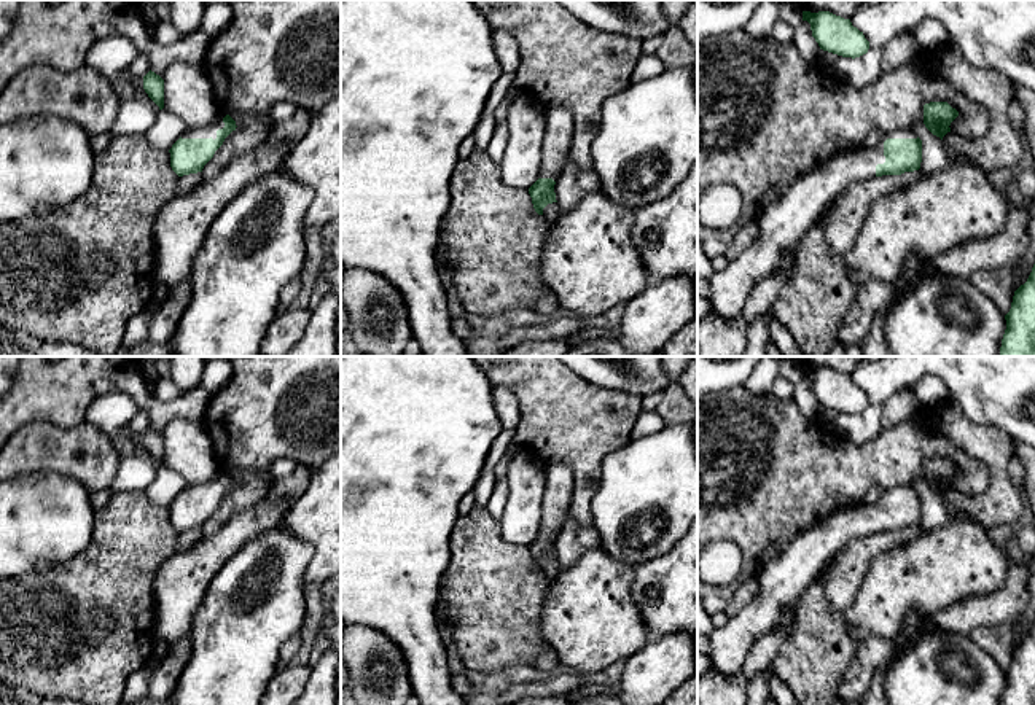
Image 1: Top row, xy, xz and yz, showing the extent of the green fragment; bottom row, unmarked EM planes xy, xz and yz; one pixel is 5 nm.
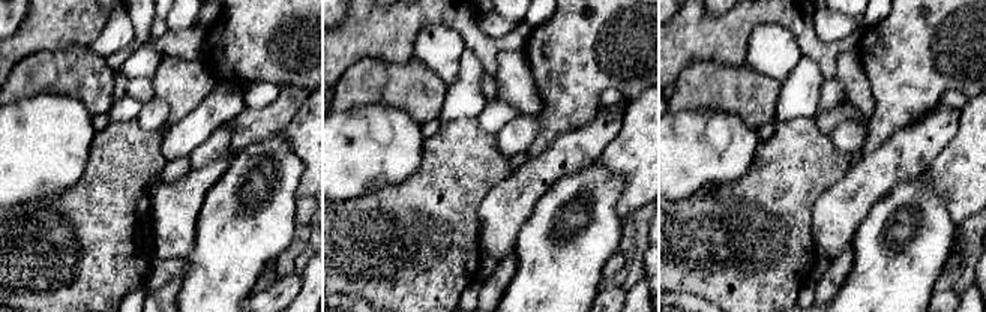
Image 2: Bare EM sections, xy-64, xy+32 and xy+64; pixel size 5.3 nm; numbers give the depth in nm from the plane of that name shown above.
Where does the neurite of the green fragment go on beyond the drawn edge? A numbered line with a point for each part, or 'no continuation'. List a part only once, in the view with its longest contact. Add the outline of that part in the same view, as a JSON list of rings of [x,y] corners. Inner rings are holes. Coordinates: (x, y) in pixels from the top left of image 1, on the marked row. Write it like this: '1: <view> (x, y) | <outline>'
1: yz (788, 217) | [[[896,129],[882,134],[876,146],[834,153],[767,204],[756,220],[758,239],[724,271],[715,271],[709,278],[709,301],[721,318],[740,320],[748,293],[780,263],[782,253],[798,251],[826,207],[852,183],[876,177],[876,166],[885,162],[887,138],[917,138],[917,134],[912,129]]]

